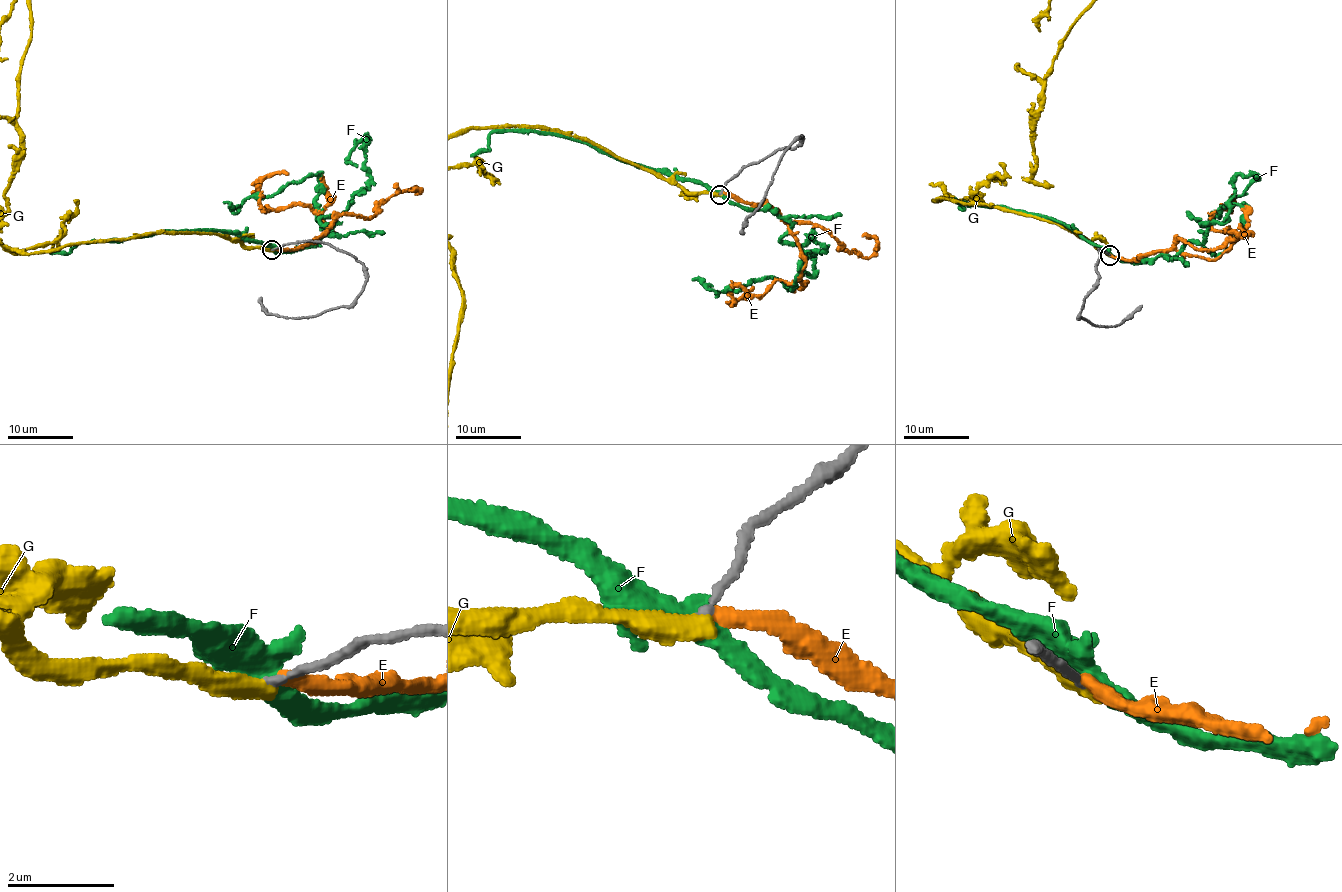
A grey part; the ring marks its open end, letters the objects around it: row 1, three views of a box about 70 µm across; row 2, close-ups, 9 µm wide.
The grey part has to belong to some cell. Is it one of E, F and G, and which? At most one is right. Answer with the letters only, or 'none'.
none

